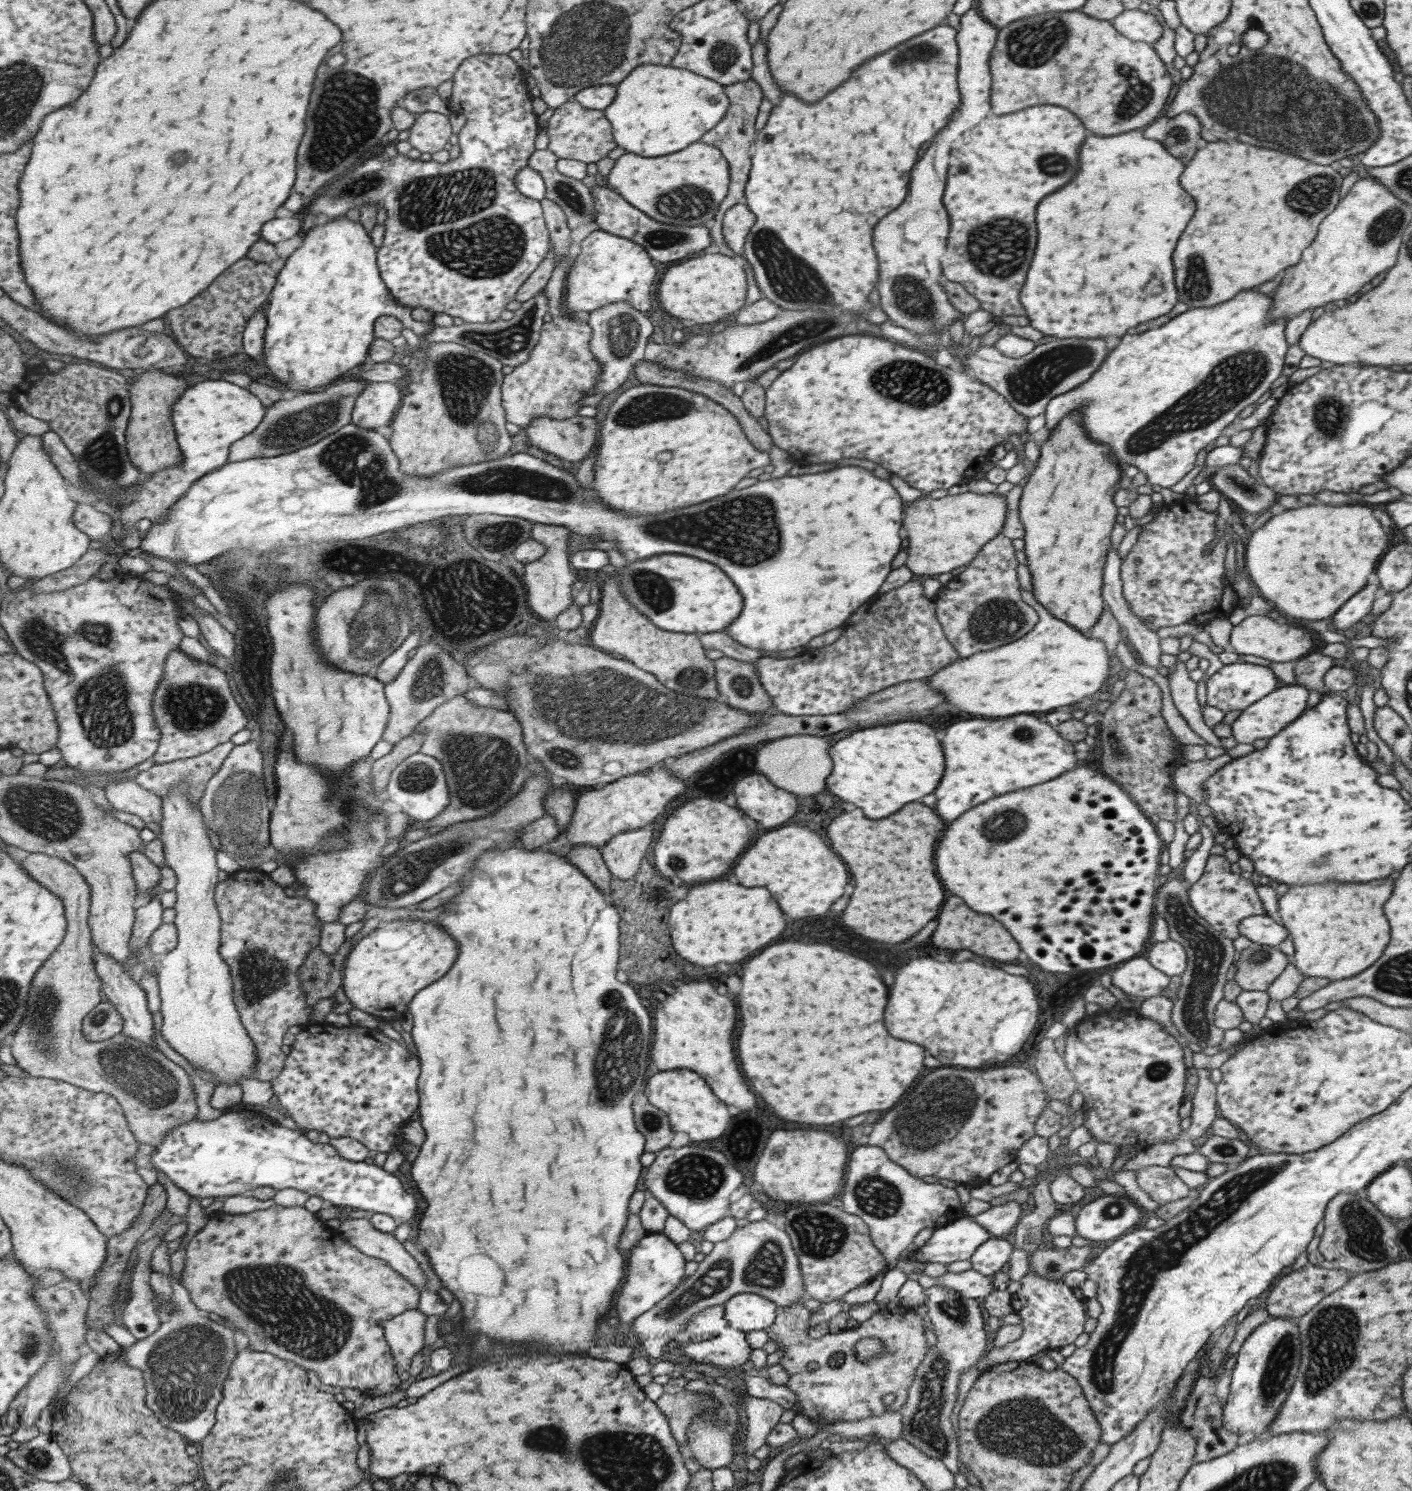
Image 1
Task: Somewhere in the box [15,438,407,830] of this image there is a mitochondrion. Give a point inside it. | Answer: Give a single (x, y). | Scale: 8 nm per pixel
(101, 703)

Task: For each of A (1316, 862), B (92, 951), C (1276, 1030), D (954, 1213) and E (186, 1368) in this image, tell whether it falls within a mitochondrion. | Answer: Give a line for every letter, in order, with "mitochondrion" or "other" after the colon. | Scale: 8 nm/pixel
A: mitochondrion
B: other
C: other
D: other
E: mitochondrion

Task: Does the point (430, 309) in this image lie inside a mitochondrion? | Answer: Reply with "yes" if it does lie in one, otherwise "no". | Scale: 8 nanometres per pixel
no

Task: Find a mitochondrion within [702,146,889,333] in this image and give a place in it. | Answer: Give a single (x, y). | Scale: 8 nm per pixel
(791, 279)

